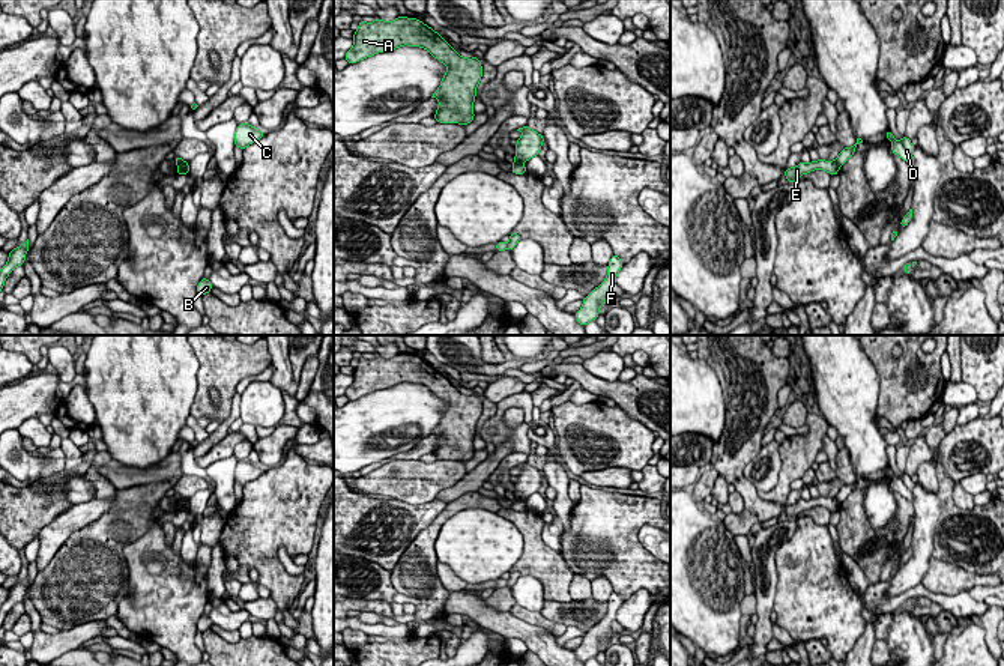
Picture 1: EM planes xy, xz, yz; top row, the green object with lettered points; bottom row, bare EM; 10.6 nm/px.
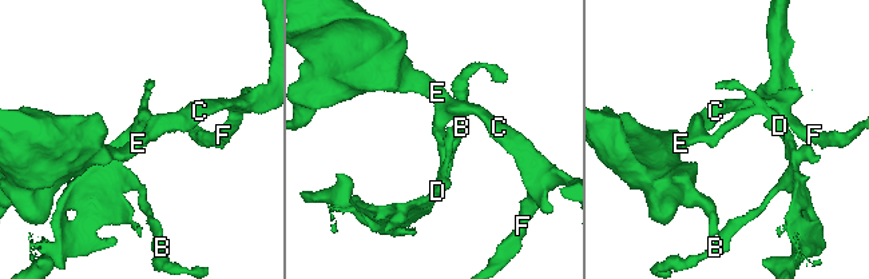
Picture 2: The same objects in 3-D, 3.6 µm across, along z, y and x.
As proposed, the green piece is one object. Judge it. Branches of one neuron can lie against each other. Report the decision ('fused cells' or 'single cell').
fused cells

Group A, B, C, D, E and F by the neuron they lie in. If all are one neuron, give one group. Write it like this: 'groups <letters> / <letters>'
groups A C E F / B D

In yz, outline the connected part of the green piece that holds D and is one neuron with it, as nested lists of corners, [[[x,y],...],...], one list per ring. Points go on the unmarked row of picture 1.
[[[887,468],[885,474],[894,480],[891,483],[891,489],[914,504],[912,489],[915,487],[915,483],[911,480],[911,477],[902,472],[902,477],[897,478],[891,468]]]

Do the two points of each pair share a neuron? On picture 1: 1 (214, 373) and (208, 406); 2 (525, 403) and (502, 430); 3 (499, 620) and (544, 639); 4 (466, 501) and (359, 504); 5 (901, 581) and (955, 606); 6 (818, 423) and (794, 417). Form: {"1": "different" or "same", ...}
{"1": "same", "2": "same", "3": "same", "4": "different", "5": "different", "6": "different"}

